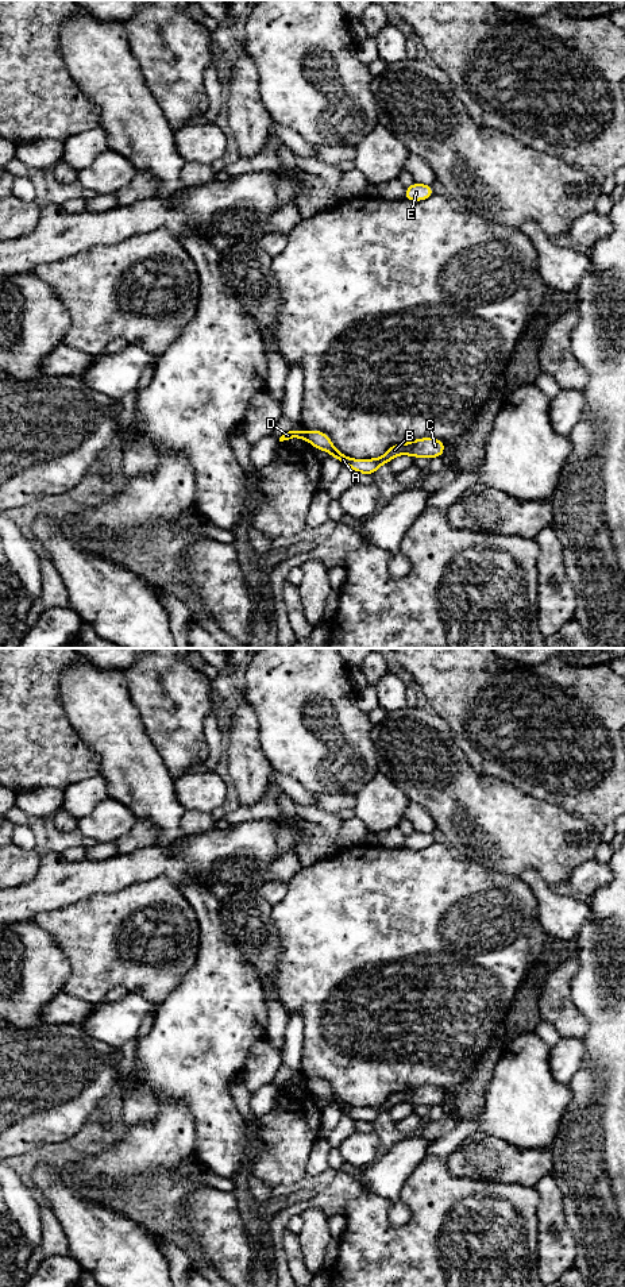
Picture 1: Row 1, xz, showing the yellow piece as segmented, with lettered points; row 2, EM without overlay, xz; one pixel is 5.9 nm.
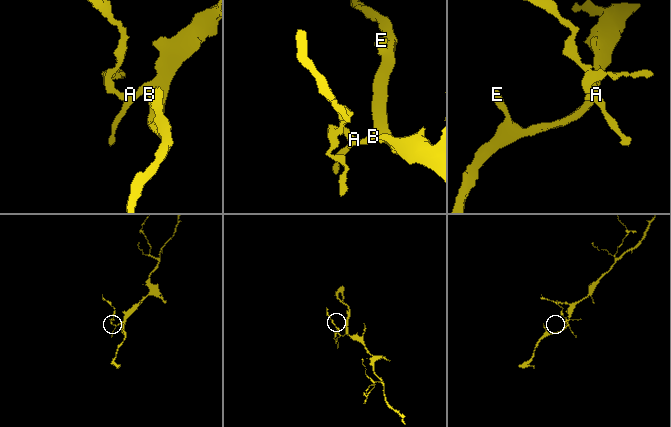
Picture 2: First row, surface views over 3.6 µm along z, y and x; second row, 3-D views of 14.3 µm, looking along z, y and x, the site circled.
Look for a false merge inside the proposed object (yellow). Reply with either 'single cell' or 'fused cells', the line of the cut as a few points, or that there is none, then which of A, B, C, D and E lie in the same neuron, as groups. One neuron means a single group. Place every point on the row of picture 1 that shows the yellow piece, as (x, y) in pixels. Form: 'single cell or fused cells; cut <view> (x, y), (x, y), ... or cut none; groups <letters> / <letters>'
fused cells; cut xz (304, 431), (307, 439); groups A B C E / D

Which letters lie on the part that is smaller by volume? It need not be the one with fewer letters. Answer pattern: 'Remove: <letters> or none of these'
Remove: D

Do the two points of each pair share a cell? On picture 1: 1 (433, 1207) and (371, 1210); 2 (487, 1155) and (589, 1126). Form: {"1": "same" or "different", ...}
{"1": "same", "2": "different"}

